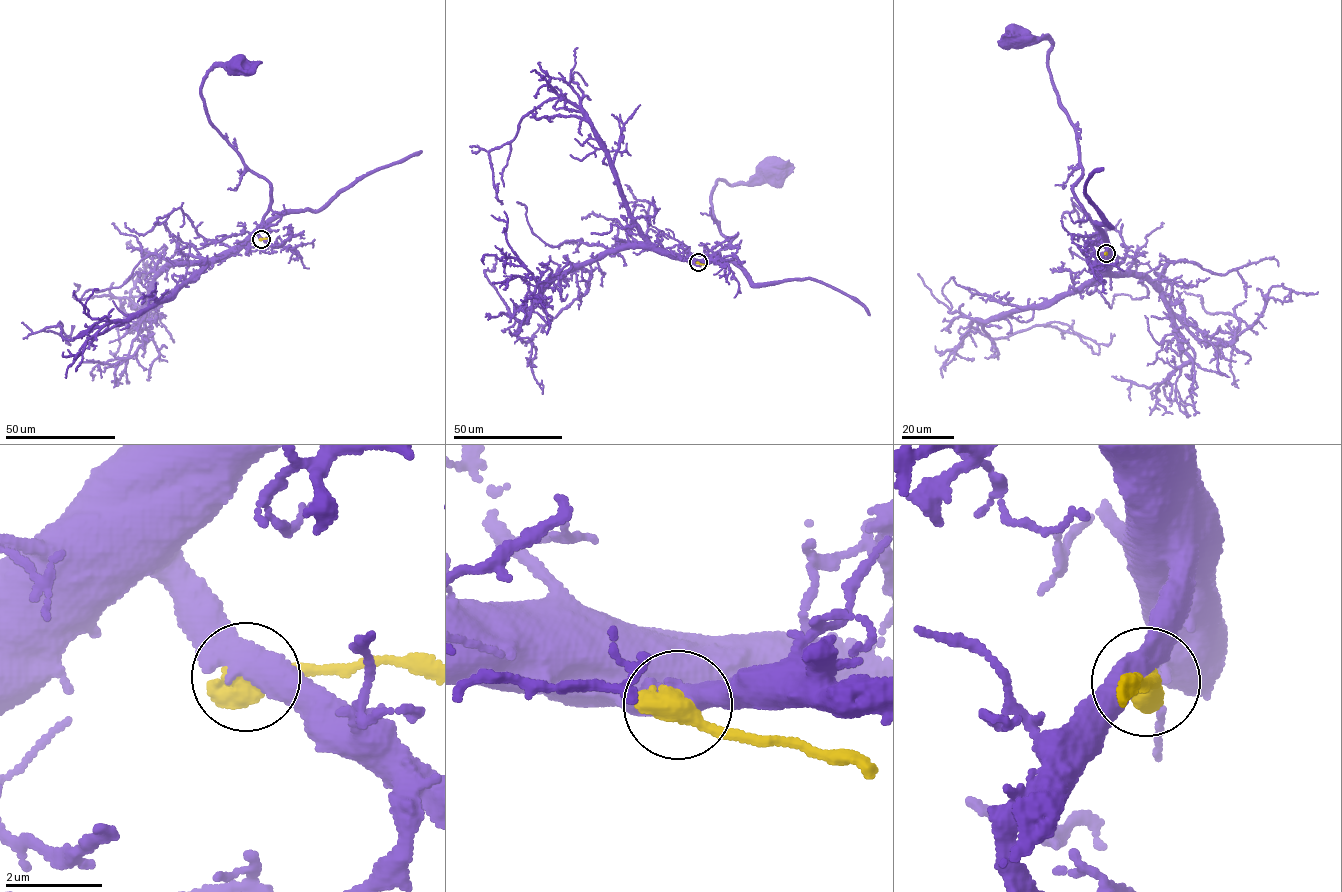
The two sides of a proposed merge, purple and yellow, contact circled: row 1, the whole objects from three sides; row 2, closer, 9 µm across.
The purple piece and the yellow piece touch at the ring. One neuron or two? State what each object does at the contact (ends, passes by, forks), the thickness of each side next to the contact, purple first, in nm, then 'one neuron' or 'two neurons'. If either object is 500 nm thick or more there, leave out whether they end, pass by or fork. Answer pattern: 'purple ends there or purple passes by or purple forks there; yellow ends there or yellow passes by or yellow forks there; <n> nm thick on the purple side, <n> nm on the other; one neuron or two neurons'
500 nm thick on the purple side, 600 nm on the other; two neurons

